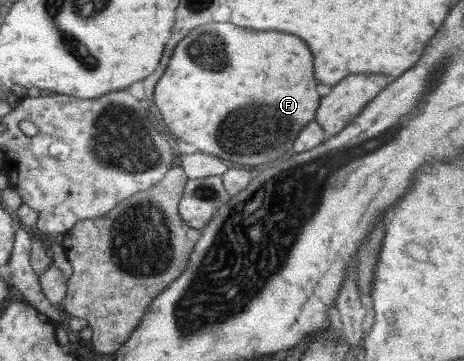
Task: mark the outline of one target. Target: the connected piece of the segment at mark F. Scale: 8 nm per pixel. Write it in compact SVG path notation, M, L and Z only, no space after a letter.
M207 23L193 29L175 47L163 77L155 86L154 103L169 129L183 141L195 145L201 153L233 163L239 163L241 155L255 155L276 163L291 151L297 133L315 119L319 93L315 91L313 55L295 35L251 31L235 27L233 23Z

